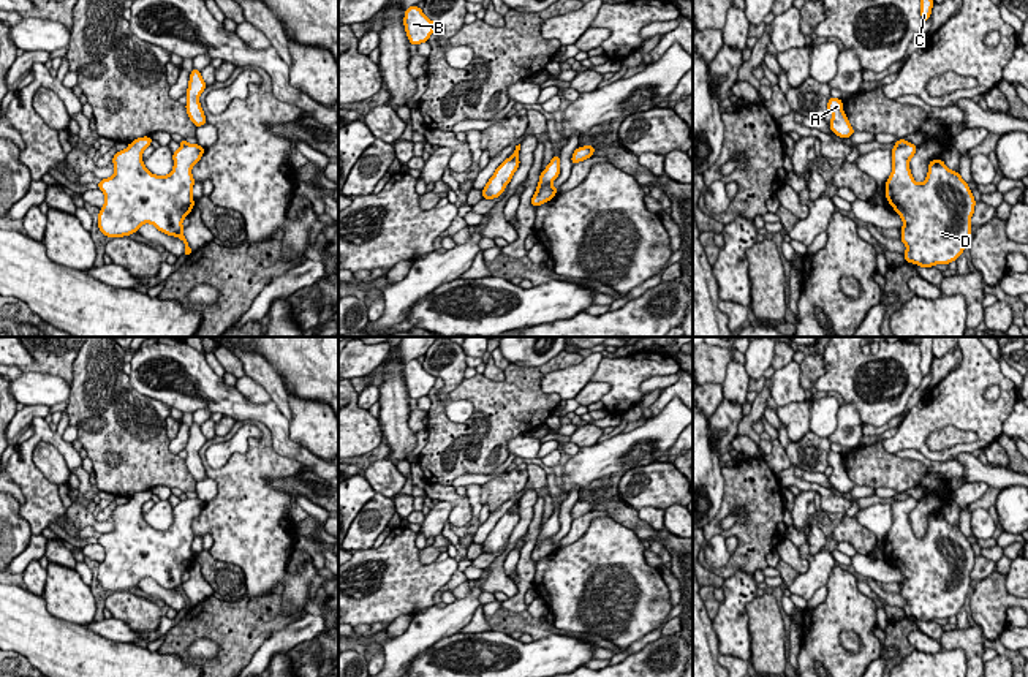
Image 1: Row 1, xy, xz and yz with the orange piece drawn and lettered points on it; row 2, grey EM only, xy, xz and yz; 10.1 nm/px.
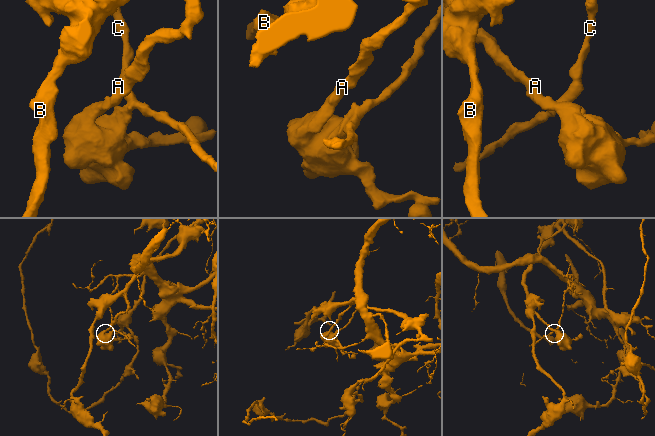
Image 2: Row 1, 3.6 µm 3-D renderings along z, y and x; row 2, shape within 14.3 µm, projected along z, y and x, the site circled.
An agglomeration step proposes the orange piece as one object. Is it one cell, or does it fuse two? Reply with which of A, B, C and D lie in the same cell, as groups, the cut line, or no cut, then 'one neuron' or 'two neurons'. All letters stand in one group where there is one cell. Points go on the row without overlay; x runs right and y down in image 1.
A B D / C | xz (549, 535), (538, 537) | two neurons

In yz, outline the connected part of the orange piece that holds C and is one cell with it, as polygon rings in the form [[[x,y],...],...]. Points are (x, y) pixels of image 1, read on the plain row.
[[[920,337],[919,342],[919,348],[920,348],[920,372],[922,376],[927,376],[930,369],[932,369],[932,362],[933,362],[933,354],[932,354],[932,343],[933,343],[935,337]]]

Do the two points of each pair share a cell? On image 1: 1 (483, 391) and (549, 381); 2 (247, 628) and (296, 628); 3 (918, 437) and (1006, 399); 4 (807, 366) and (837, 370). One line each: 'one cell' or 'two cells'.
1: two cells
2: two cells
3: one cell
4: two cells

